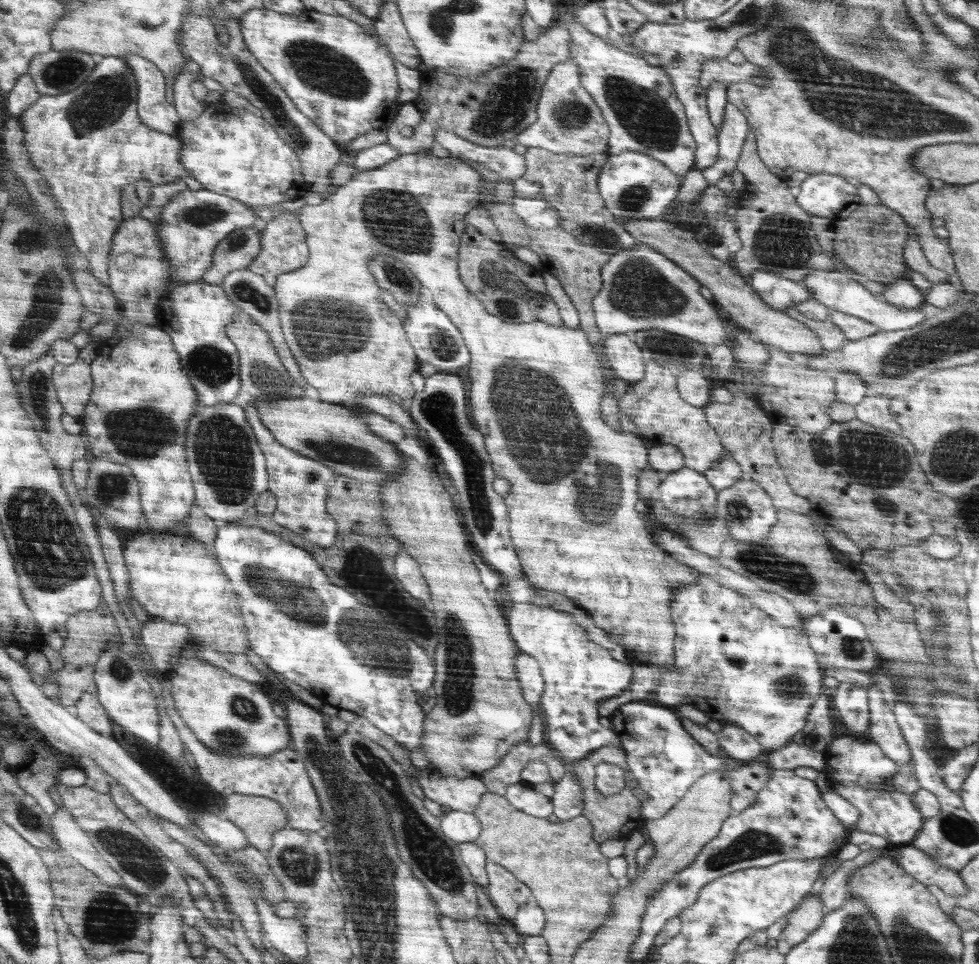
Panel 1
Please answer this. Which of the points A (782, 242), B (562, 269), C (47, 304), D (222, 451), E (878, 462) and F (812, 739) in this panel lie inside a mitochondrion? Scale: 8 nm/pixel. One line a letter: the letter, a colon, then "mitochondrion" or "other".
A: mitochondrion
B: other
C: mitochondrion
D: mitochondrion
E: mitochondrion
F: other

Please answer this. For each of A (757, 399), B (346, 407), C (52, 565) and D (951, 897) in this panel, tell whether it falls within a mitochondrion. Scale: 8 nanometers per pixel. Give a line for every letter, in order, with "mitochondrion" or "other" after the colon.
A: other
B: other
C: mitochondrion
D: other

